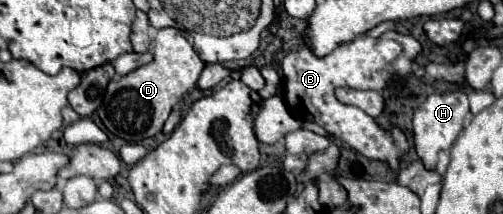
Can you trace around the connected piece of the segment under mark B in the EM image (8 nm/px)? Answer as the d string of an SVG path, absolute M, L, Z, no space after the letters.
M385 32L379 38L357 36L351 42L341 42L323 58L317 58L307 46L297 46L281 62L285 104L295 118L317 122L327 130L327 134L341 138L363 156L371 160L385 160L393 170L397 170L401 156L409 148L405 134L397 128L393 132L383 132L369 114L339 102L335 98L335 88L345 86L355 90L383 90L391 78L403 80L409 76L411 62L419 52L421 44L415 38L399 32Z

